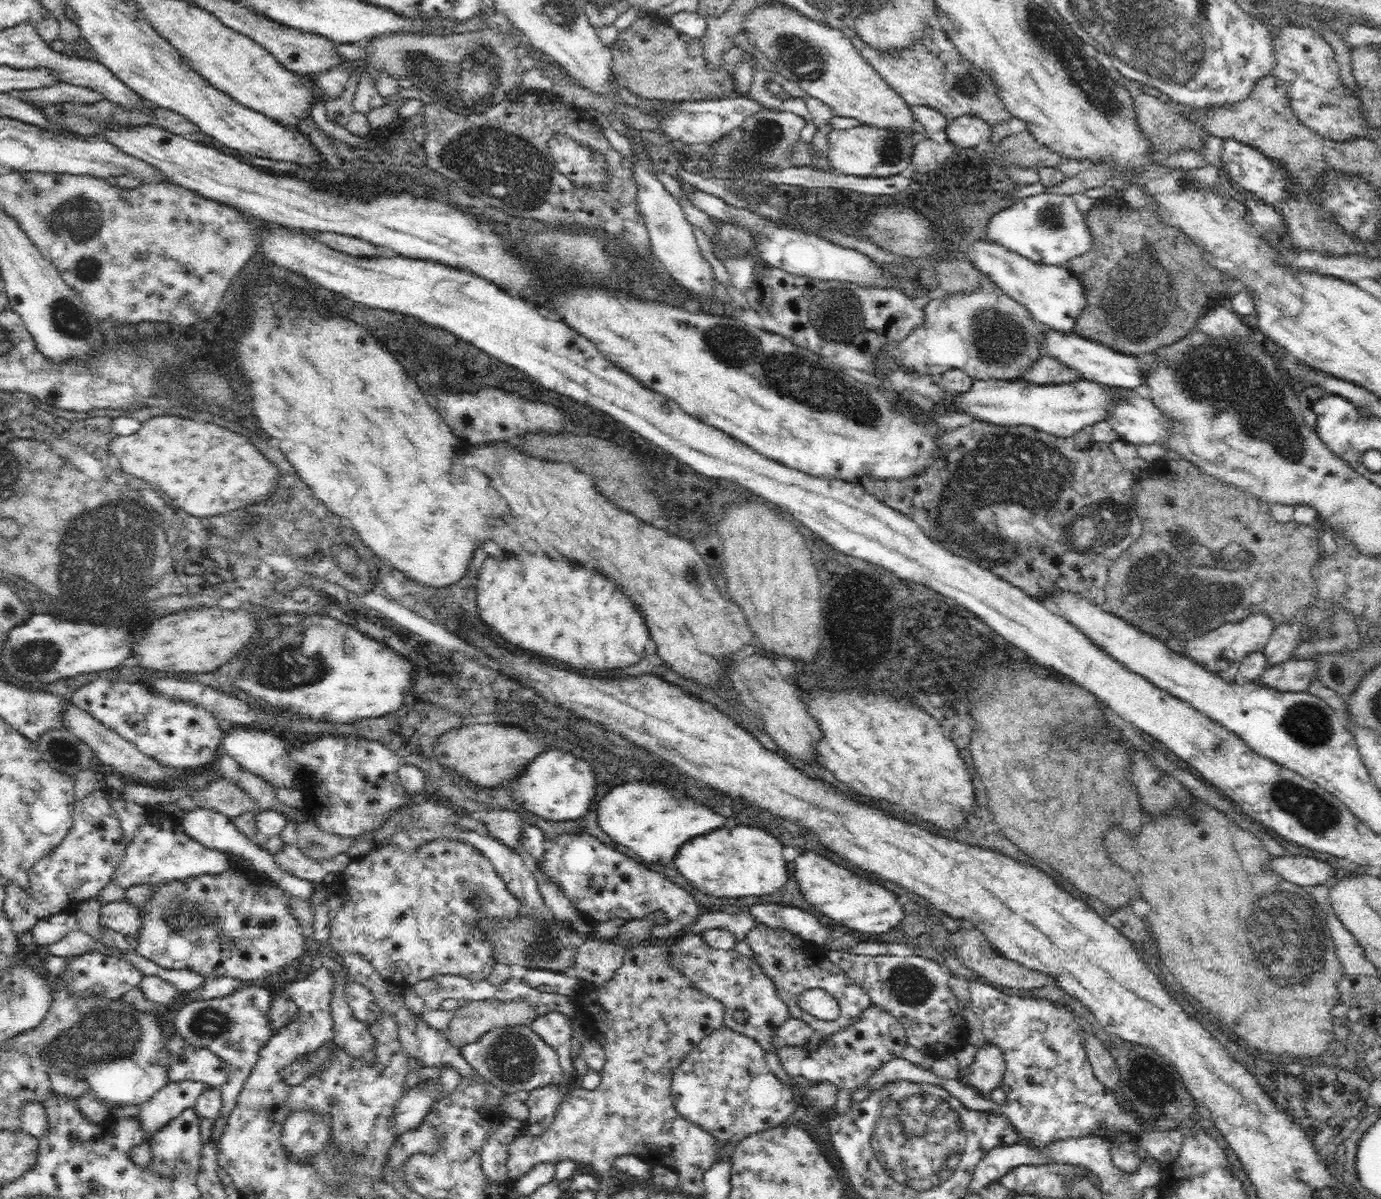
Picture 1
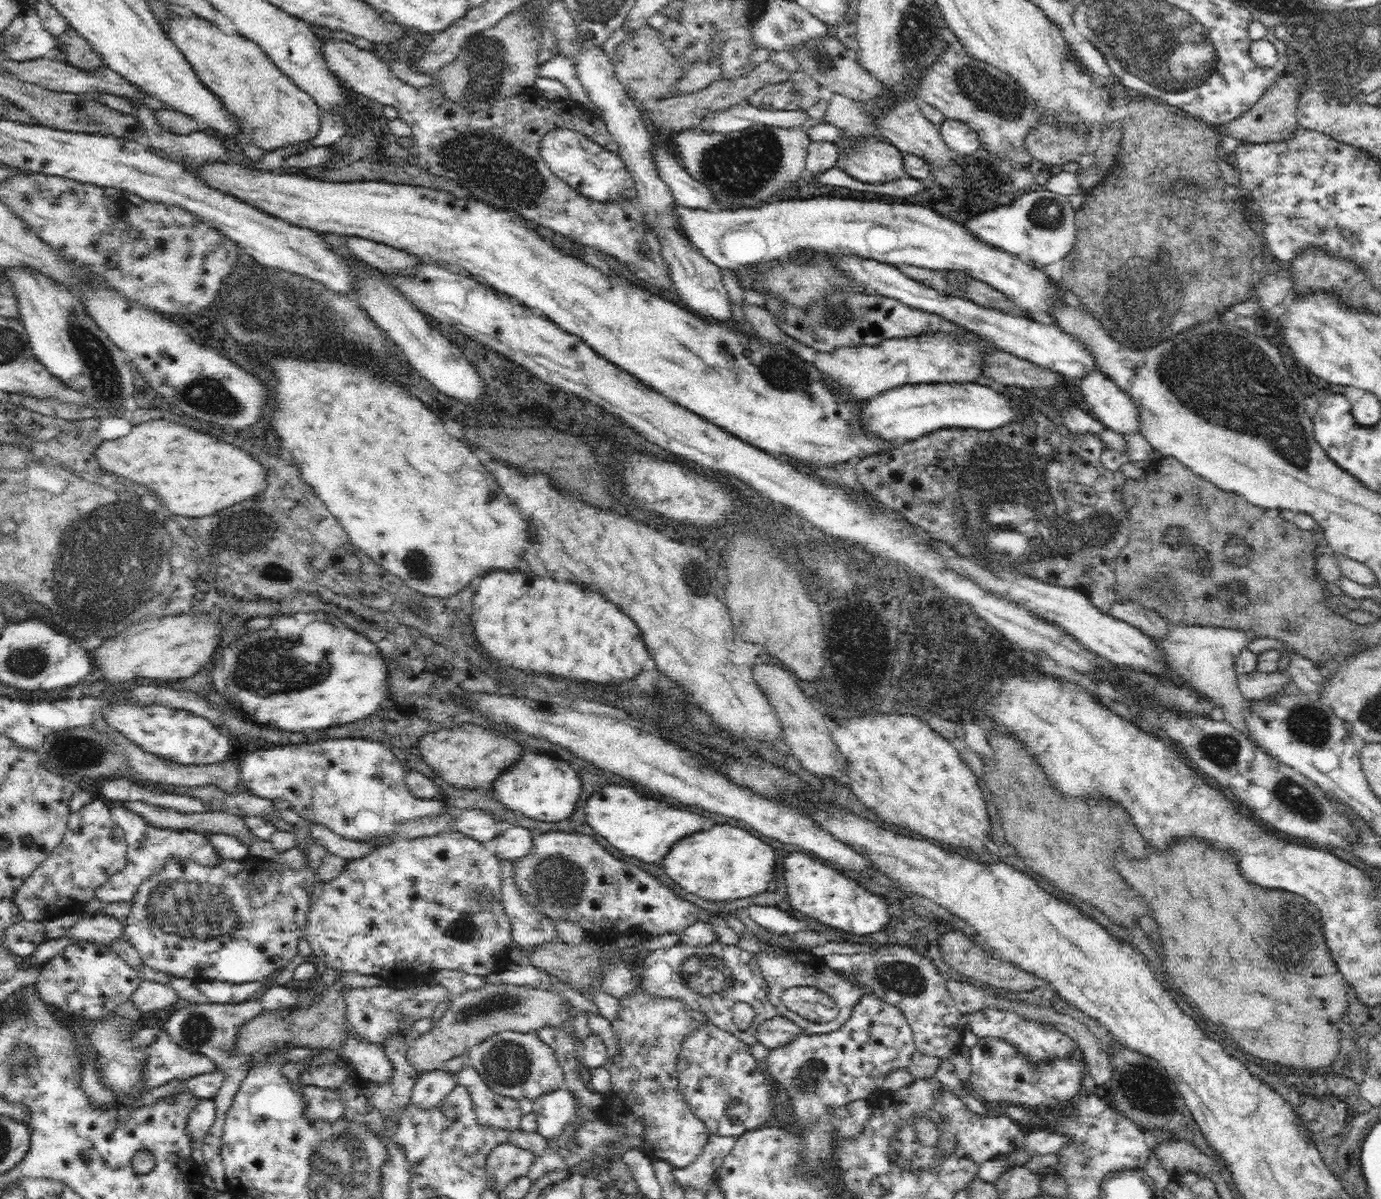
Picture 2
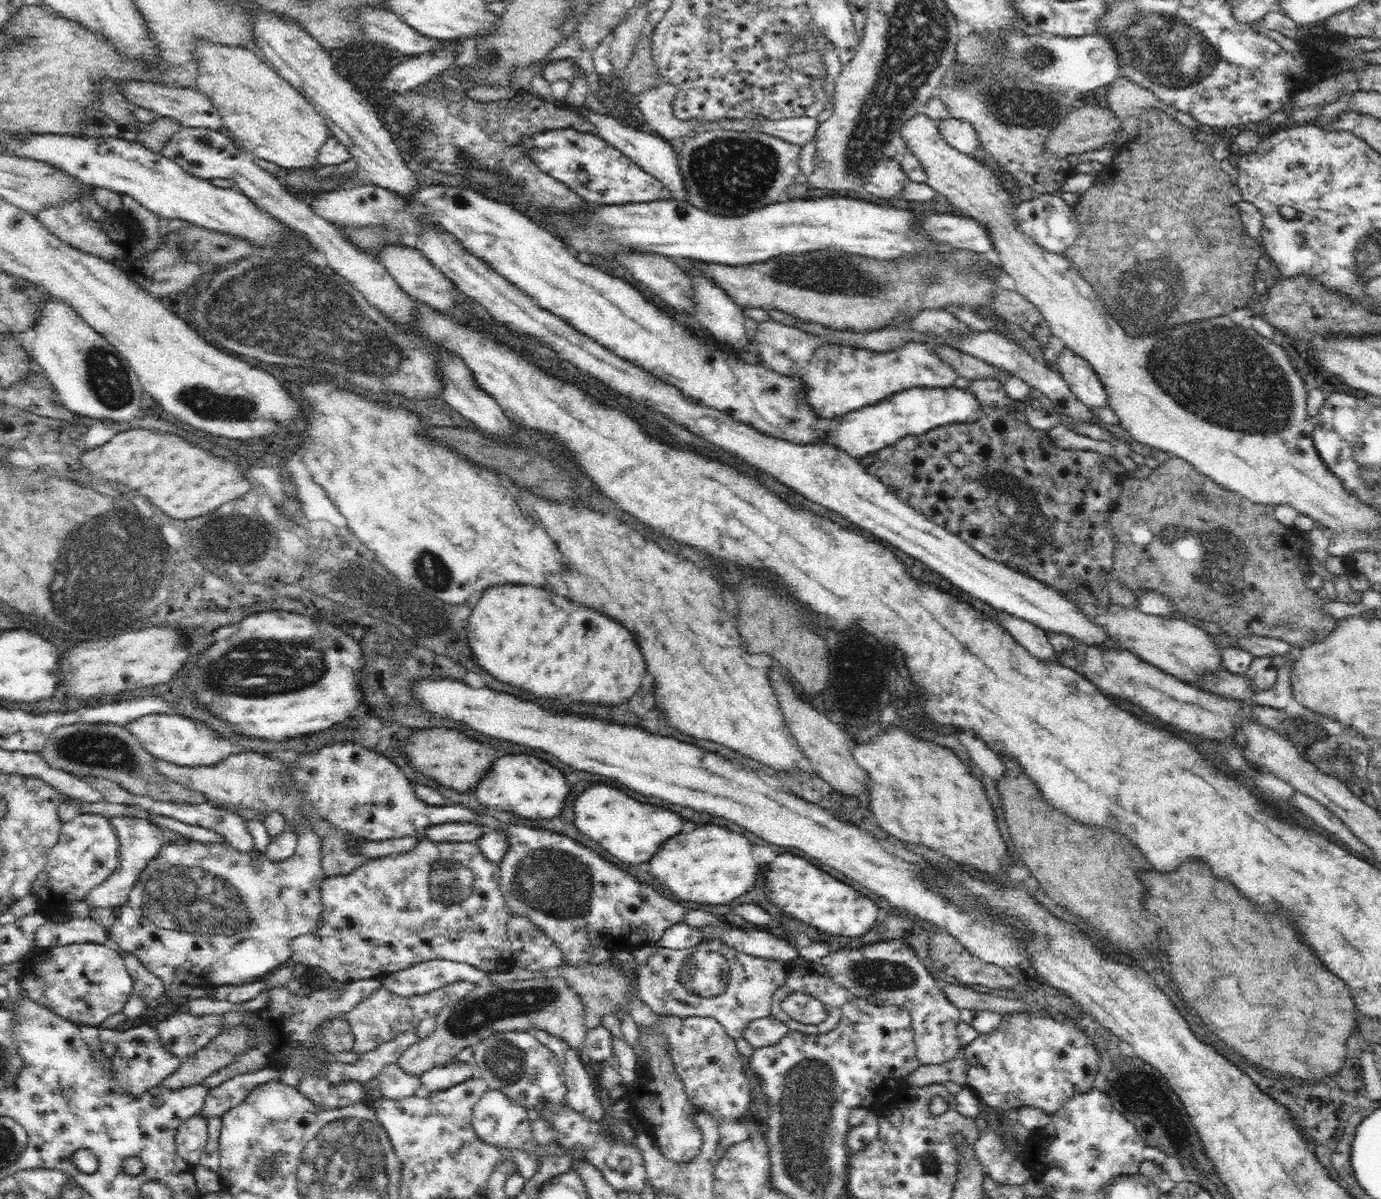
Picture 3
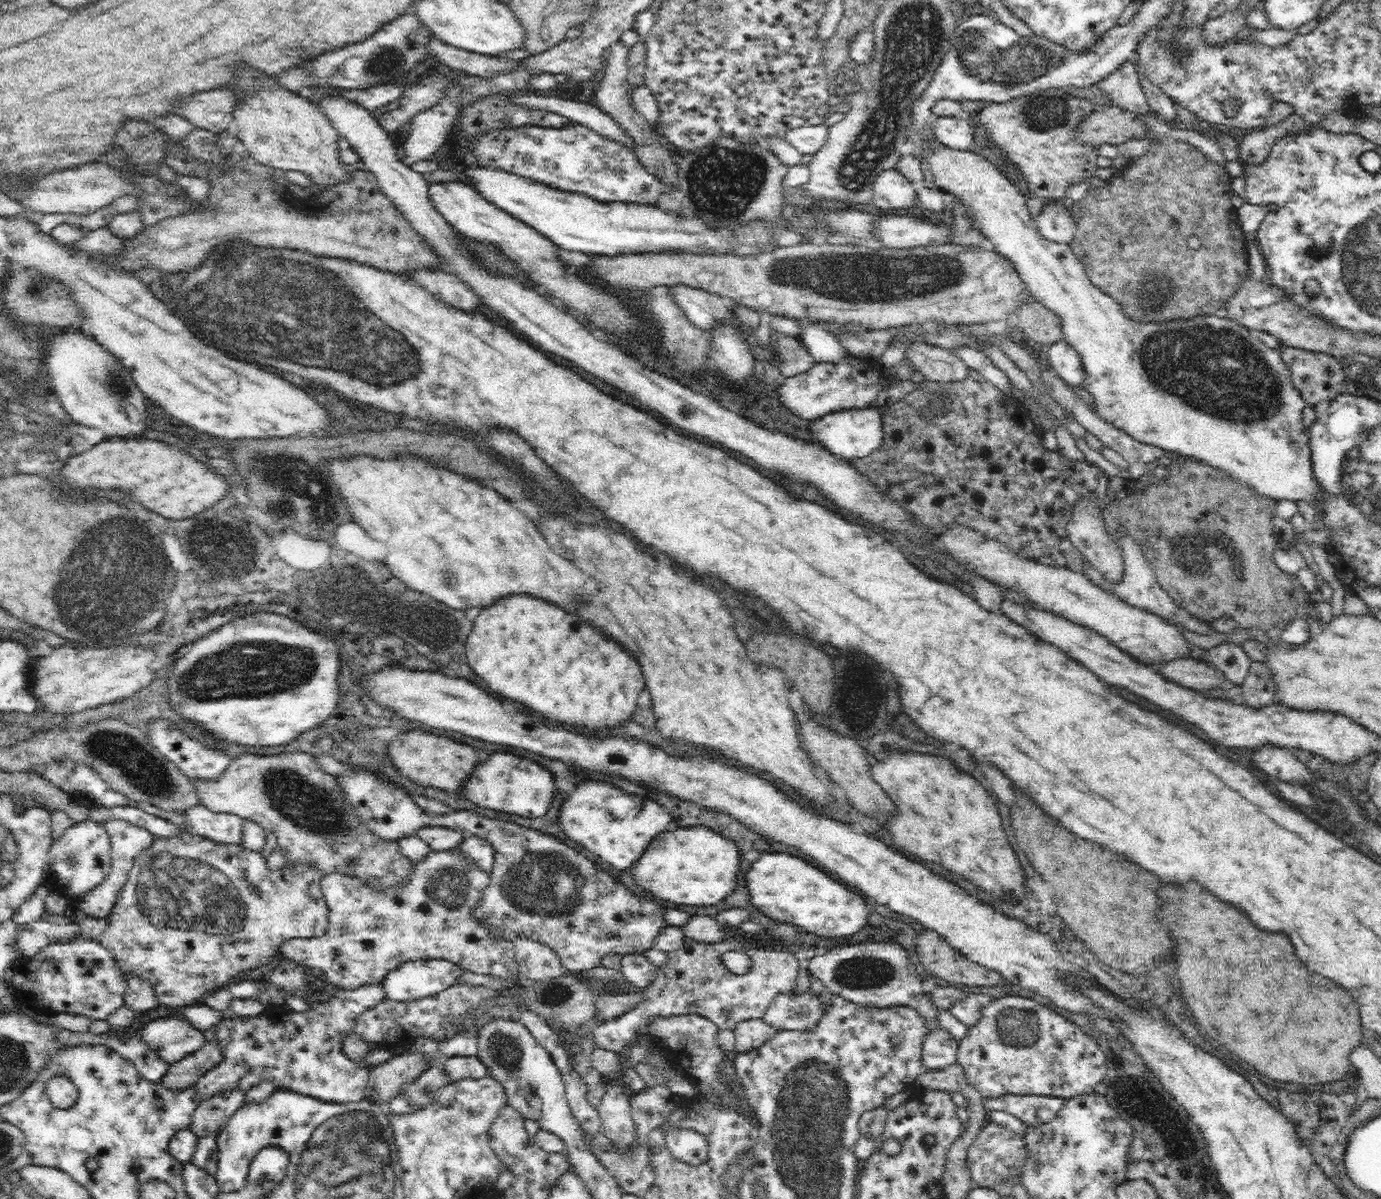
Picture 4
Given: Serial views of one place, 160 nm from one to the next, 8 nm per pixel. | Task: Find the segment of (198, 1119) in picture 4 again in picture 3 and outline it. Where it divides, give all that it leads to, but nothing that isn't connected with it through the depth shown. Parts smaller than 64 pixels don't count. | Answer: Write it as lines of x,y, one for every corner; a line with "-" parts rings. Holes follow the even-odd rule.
264,1069
255,1073
238,1075
223,1082
208,1092
202,1110
198,1115
202,1119
206,1119
206,1122
221,1117
226,1111
236,1108
241,1102
244,1102
252,1090
262,1086
261,1084
278,1078
278,1074
279,1072
274,1069

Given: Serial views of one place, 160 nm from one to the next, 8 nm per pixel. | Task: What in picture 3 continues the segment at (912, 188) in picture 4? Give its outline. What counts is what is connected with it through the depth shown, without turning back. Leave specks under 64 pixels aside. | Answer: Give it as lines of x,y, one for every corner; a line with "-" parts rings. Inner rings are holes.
894,159
879,162
871,172
865,189
868,194
874,194
884,200
892,200
898,196
905,196
908,175
904,174
902,167

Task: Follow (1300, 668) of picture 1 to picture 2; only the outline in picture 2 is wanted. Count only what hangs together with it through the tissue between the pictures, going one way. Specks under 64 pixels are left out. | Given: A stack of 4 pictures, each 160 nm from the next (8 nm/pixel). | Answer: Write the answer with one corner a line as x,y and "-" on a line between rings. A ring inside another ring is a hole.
1258,671
1250,674
1236,674
1236,685
1242,696
1251,702
1262,700
1274,694
1278,688
1286,684
1289,673
1276,671
1272,674
1262,674

